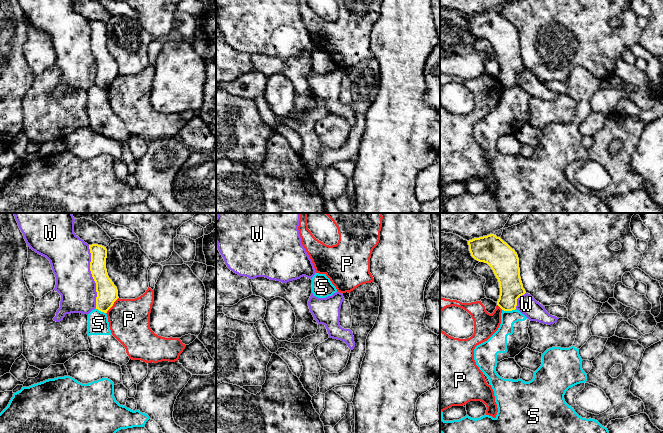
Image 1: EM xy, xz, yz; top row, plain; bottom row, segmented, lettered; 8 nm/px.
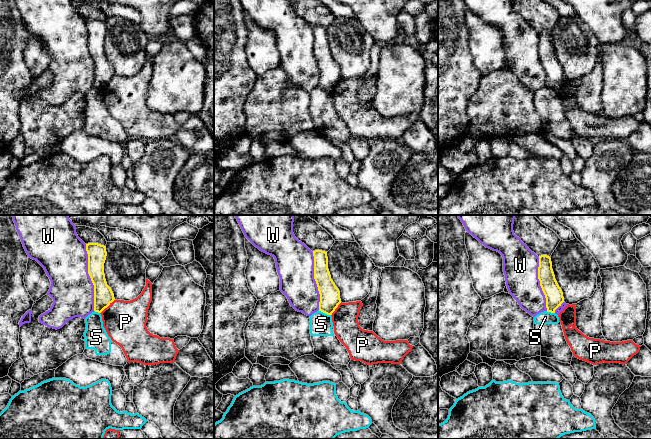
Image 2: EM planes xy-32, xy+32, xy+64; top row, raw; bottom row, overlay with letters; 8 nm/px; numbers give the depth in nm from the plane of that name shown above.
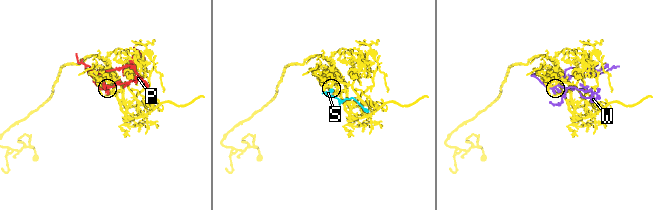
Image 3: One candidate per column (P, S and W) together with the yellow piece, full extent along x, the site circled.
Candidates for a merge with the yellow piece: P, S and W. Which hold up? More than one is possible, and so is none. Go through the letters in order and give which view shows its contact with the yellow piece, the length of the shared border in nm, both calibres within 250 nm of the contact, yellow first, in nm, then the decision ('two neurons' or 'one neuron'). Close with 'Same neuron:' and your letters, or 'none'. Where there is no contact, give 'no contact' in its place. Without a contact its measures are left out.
P: meets yellow in xy; contact 170 nm long; 170 nm thick on the yellow side, 340 nm on the other; two neurons
S: meets yellow in yz; contact 110 nm long; 190 nm thick on the yellow side, 130 nm on the other; two neurons
W: meets yellow in xy; contact 500 nm long; 170 nm thick on the yellow side, 320 nm on the other; two neurons
Same neuron: none

